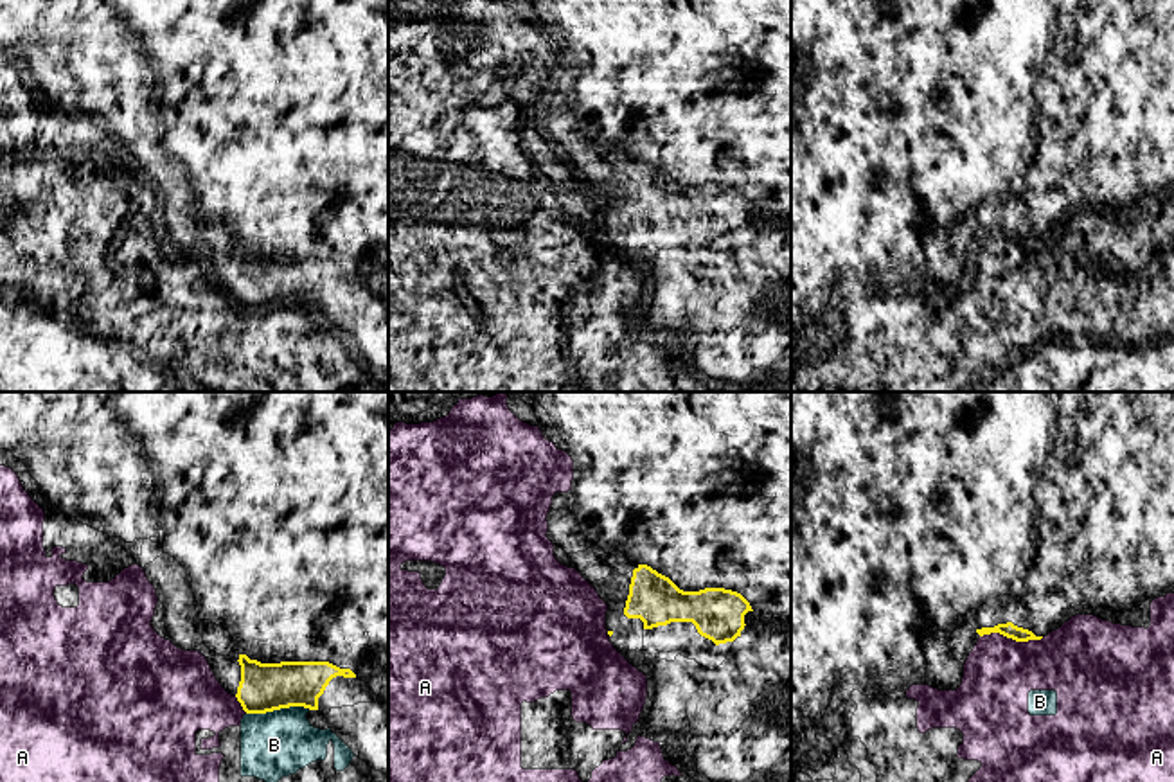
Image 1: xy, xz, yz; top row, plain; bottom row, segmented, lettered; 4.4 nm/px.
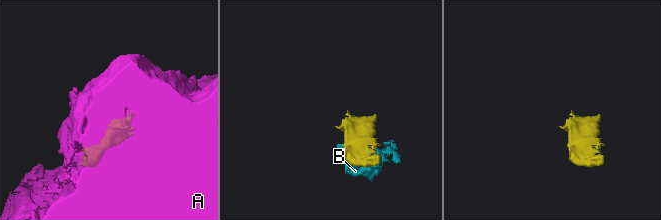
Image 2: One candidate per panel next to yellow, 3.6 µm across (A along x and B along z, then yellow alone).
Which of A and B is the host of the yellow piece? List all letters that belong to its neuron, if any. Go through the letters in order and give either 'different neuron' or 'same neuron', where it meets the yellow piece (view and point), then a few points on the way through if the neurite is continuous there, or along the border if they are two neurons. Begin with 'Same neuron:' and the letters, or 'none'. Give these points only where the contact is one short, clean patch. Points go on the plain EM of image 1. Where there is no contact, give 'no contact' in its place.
Same neuron: none
A: different neuron; contact yz (1013, 236)
B: different neuron; contact xy (277, 306)

